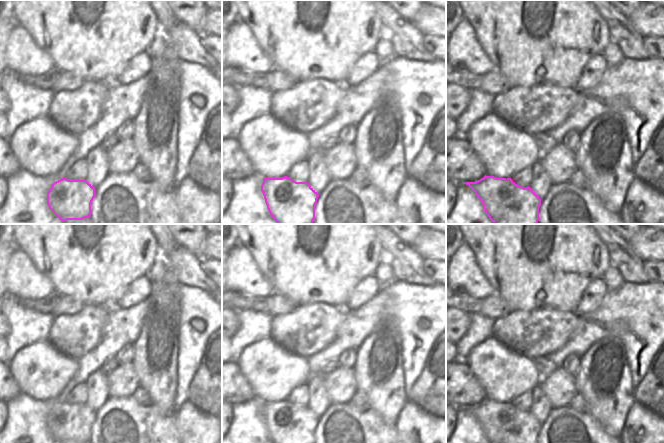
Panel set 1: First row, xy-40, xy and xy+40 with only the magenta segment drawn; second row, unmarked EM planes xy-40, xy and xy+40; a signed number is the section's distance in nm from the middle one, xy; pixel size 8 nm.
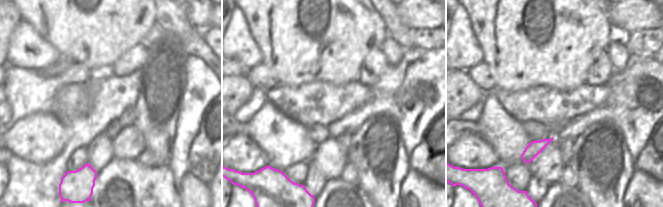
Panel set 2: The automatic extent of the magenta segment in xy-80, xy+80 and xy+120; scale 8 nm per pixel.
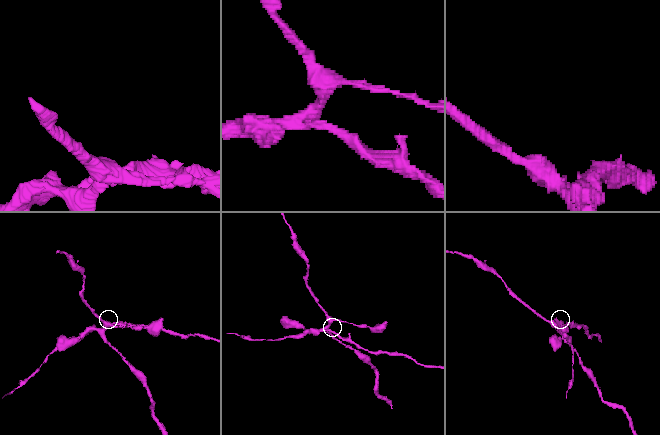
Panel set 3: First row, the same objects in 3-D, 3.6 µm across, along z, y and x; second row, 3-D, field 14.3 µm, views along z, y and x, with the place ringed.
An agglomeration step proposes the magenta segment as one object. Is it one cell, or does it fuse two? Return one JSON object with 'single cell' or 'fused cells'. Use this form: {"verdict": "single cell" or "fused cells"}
{"verdict": "fused cells"}

